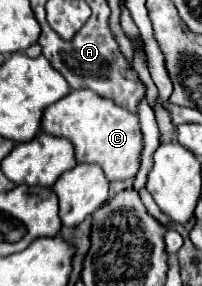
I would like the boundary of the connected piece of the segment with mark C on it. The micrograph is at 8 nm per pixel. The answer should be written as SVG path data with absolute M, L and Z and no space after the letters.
M70 91L66 97L52 103L42 115L42 131L68 139L74 145L76 161L100 165L108 181L130 179L138 173L138 155L142 149L138 115L122 111L122 107L116 107L116 103L96 95L94 91Z

